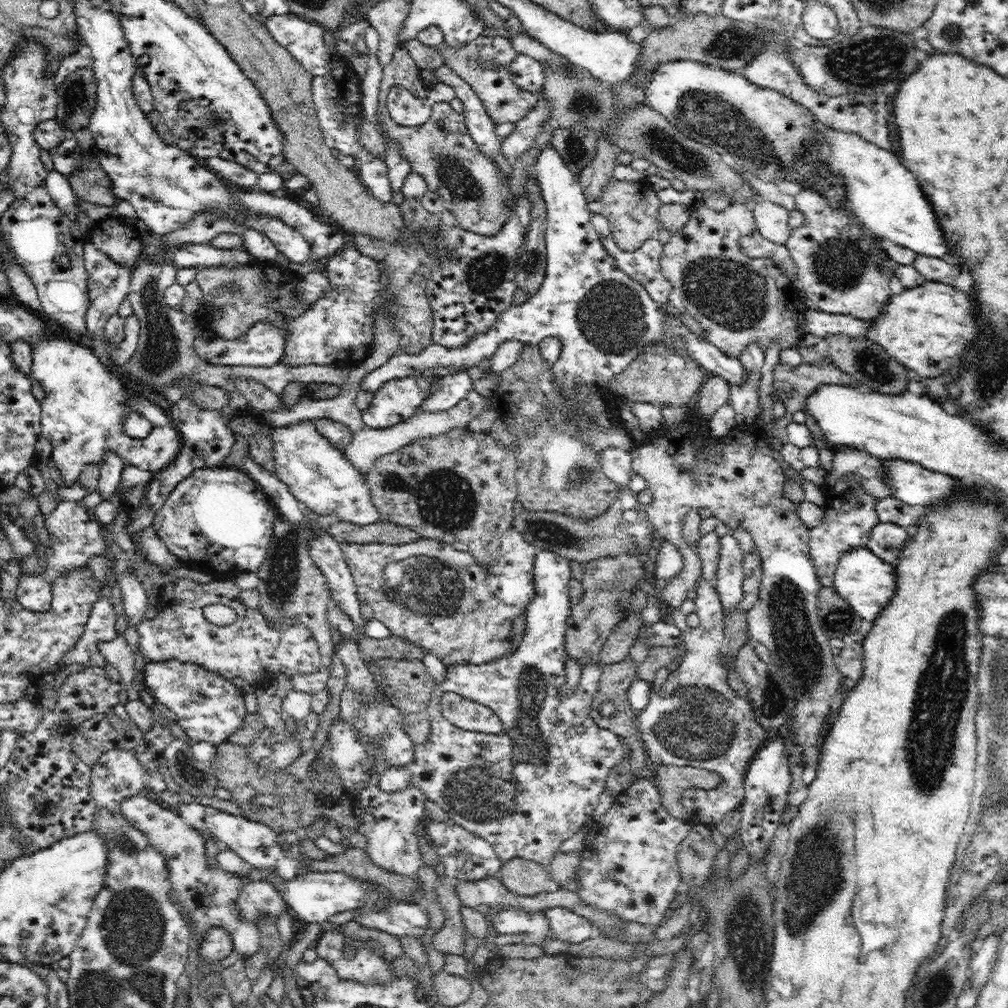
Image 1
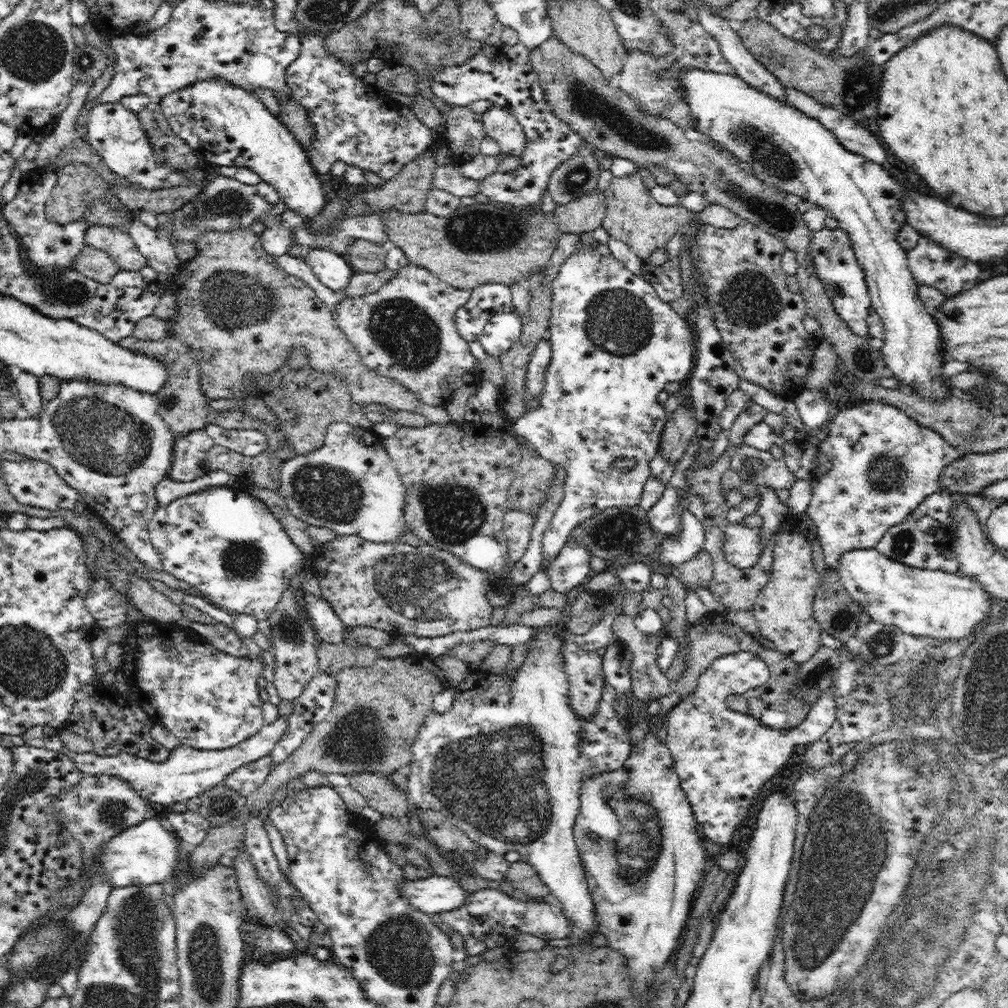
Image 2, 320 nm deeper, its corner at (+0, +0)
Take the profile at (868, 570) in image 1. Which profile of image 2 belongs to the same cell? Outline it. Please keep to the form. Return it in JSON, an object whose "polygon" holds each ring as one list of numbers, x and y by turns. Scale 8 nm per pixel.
{"polygon":[[876,547,844,552,838,561,837,572,849,596,859,604,864,613,870,615,872,621,886,626,896,626,904,635,918,638,932,637,950,642,968,638,974,626,983,622,987,618,986,613,991,610,992,595,984,591,980,583,958,572,950,573,910,567,884,556]]}

